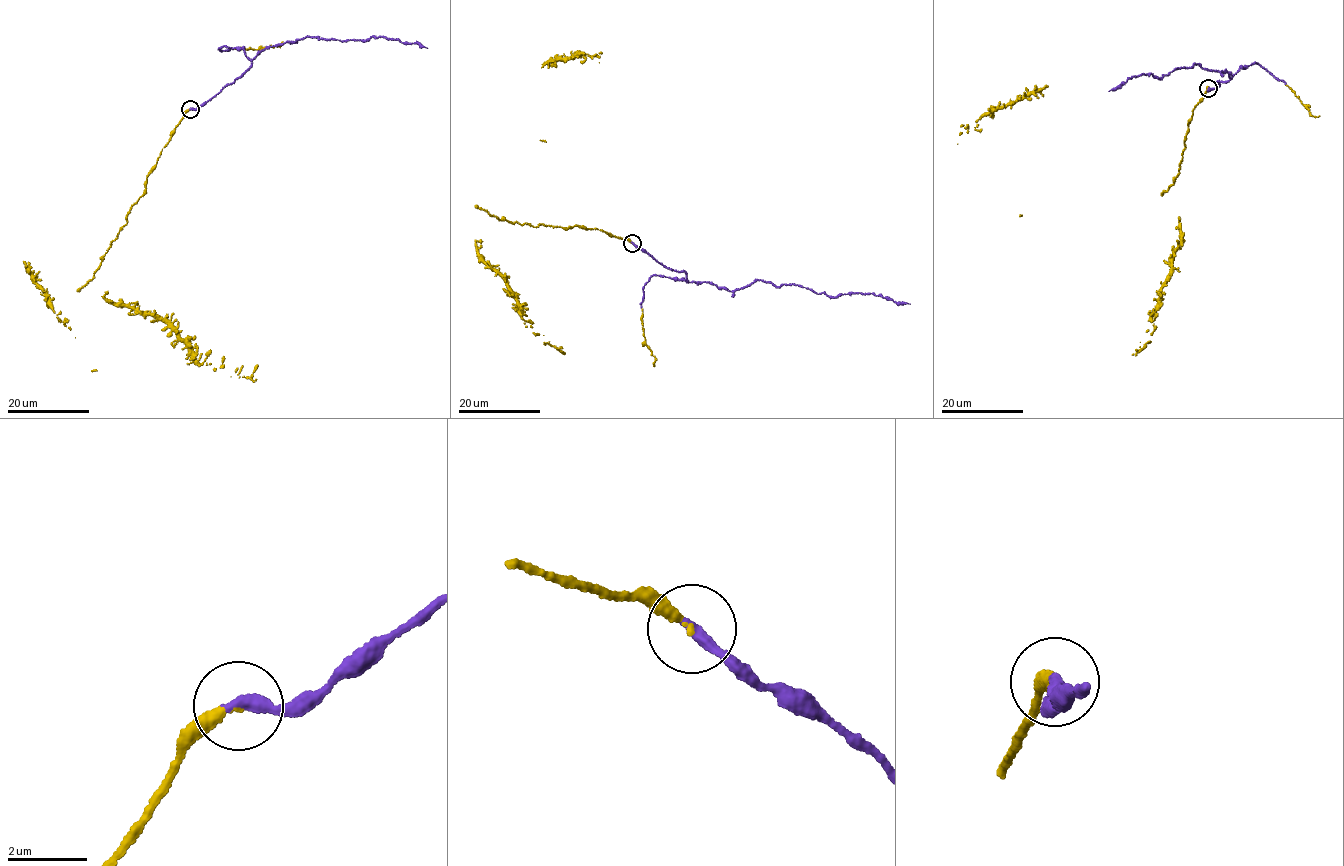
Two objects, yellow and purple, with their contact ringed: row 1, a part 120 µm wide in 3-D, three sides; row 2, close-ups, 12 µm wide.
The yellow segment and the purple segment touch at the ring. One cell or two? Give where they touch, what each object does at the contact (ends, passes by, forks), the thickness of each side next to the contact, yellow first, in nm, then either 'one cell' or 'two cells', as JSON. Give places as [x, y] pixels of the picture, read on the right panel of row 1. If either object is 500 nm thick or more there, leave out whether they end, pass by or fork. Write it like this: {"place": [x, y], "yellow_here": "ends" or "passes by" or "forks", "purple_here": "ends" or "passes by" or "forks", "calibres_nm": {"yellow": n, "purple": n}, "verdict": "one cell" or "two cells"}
{"place": [1208, 88], "yellow_here": "ends", "purple_here": "ends", "calibres_nm": {"yellow": 240, "purple": 320}, "verdict": "one cell"}

